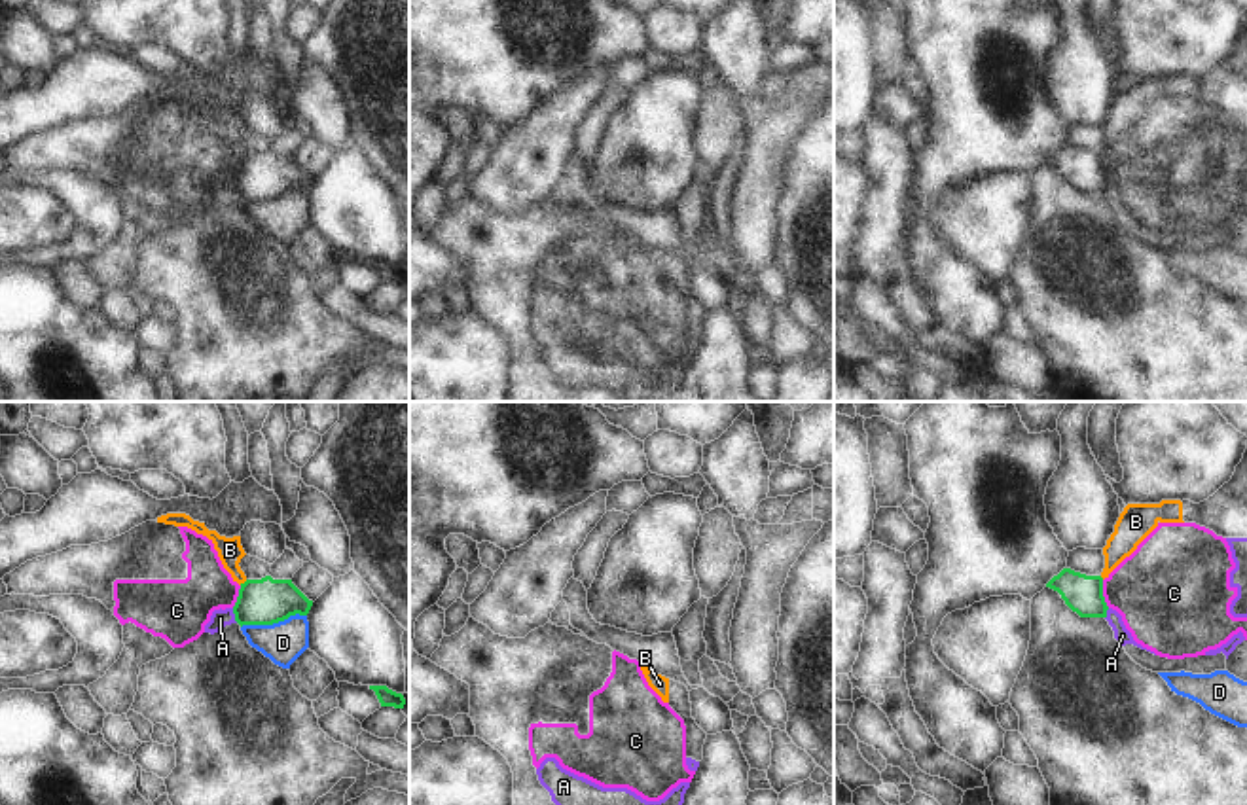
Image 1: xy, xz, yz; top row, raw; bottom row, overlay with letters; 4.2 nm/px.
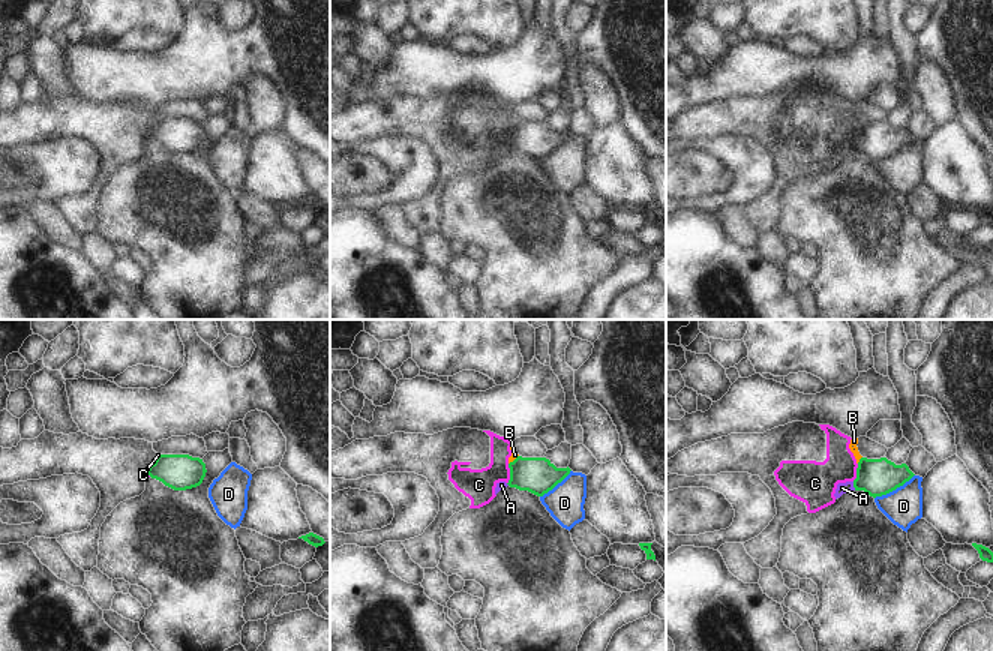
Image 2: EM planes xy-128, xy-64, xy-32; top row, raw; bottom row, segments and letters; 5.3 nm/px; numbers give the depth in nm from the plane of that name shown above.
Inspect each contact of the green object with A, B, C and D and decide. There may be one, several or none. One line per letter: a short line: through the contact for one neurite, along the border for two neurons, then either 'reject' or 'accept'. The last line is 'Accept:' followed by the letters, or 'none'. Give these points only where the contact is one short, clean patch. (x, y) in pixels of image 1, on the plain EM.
A: xy (232, 184), (237, 197) | reject
B: xy (247, 156), (239, 160) | reject
C: reject
D: xy (306, 190), (290, 190), (271, 199), (245, 199), (241, 203) | reject
Accept: none

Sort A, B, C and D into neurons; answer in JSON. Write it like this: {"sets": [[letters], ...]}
{"sets": [["A", "B", "C"], ["D"]]}

